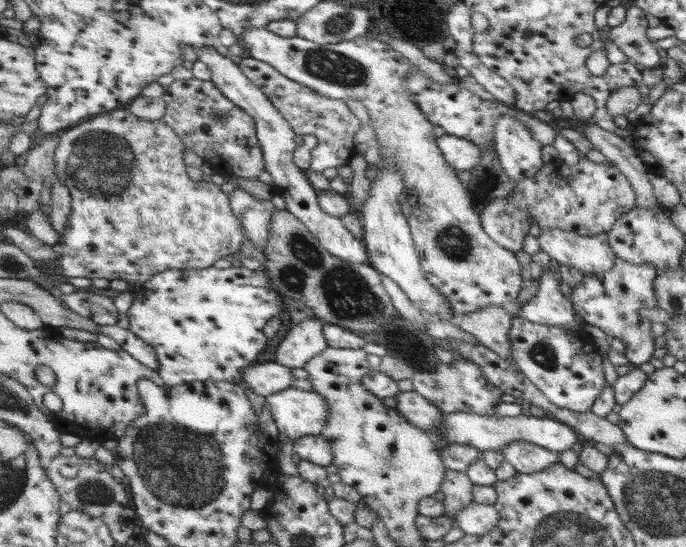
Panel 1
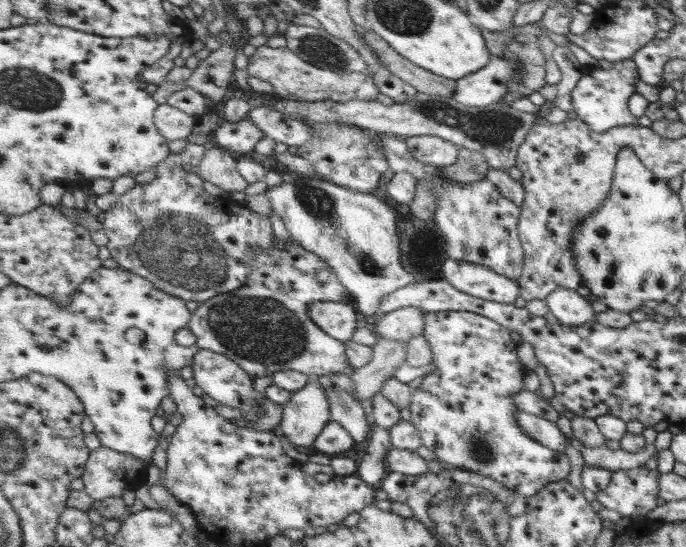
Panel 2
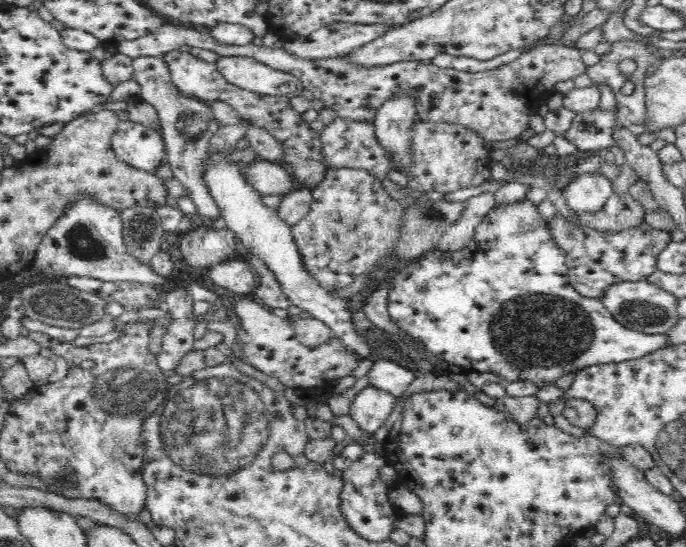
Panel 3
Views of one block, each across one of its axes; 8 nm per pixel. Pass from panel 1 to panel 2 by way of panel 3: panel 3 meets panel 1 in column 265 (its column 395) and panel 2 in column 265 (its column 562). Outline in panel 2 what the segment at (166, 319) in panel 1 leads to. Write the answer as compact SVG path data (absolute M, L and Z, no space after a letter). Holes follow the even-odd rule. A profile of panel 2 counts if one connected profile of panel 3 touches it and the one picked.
M277 240L272 250L262 250L254 255L252 271L245 286L231 292L219 294L207 302L199 303L192 313L188 328L196 337L201 350L212 350L223 354L241 365L251 376L273 376L274 372L287 369L298 370L311 378L334 375L335 373L354 373L347 357L346 343L337 340L314 324L309 315L310 304L315 301L344 302L351 298L350 292L339 280L338 274L321 256L309 252L297 241L282 243Z

